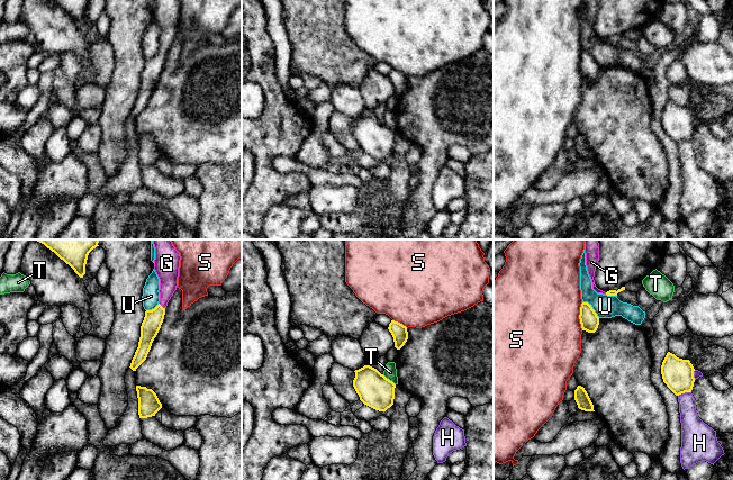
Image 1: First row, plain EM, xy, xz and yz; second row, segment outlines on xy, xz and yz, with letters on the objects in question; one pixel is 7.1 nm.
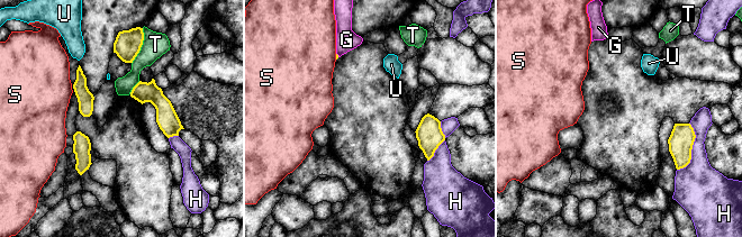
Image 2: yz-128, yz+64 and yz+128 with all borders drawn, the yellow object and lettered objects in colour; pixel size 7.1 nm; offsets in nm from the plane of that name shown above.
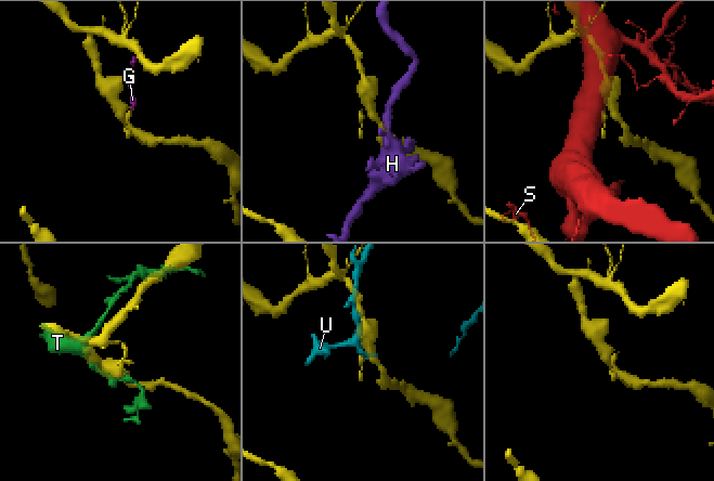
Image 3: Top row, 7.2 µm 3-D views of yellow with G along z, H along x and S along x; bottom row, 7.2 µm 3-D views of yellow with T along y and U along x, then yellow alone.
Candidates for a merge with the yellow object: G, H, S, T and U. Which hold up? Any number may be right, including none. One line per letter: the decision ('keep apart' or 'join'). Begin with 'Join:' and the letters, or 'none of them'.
Join: G
G: join
H: keep apart
S: keep apart
T: keep apart
U: keep apart

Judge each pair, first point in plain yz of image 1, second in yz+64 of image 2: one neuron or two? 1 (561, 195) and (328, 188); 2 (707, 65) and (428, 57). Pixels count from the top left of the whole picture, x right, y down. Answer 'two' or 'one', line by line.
1: one
2: one

